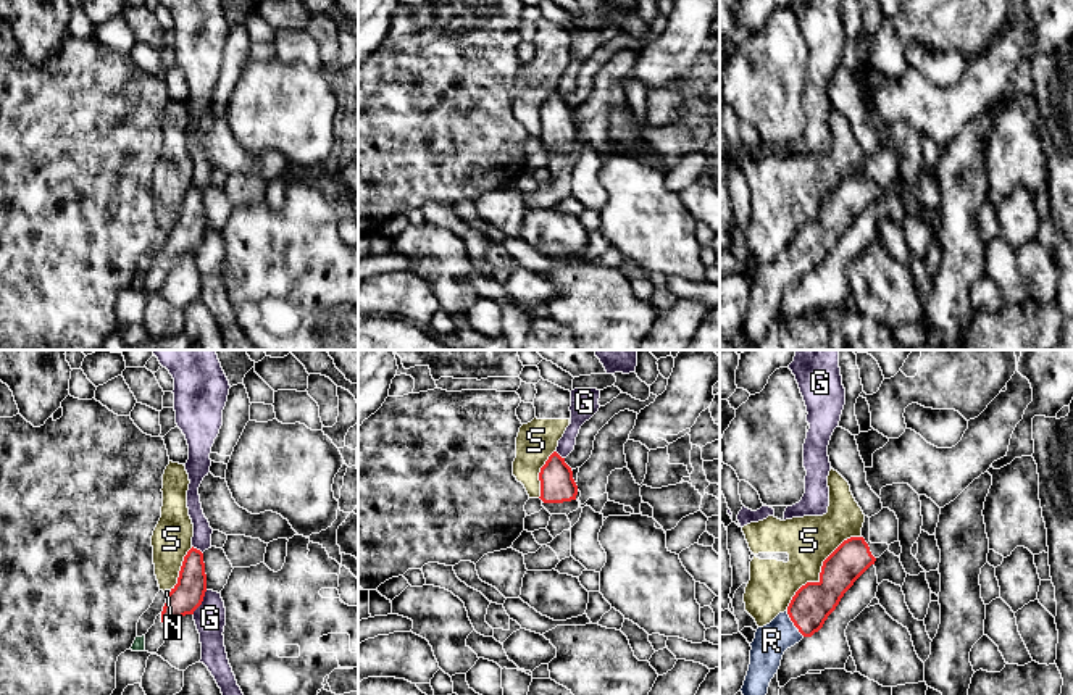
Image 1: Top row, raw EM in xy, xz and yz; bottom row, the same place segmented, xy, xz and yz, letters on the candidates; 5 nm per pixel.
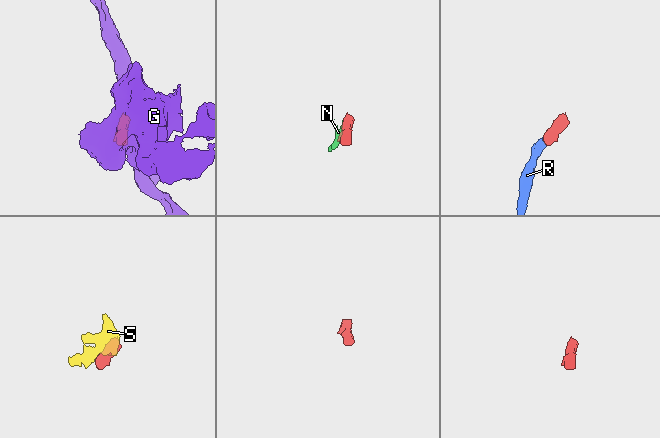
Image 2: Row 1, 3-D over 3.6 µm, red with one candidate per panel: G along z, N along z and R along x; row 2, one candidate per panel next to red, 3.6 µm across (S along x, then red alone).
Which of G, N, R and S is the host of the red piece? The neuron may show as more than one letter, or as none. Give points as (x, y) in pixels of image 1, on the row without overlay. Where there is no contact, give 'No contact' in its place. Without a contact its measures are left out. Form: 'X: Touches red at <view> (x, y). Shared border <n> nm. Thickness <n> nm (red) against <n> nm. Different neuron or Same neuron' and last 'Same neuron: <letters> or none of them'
G: Touches red at xy (202, 239). Shared border 140 nm. Thickness 160 nm (red) against 160 nm. Different neuron
N: Touches red at xy (170, 231). Shared border 40 nm. Thickness 160 nm (red) against 20 nm. Different neuron
R: Touches red at yz (794, 263). Shared border 160 nm. Thickness 200 nm (red) against 170 nm. Same neuron
S: Touches red at yz (820, 212). Shared border 550 nm. Thickness 200 nm (red) against 240 nm. Different neuron
Same neuron: R

